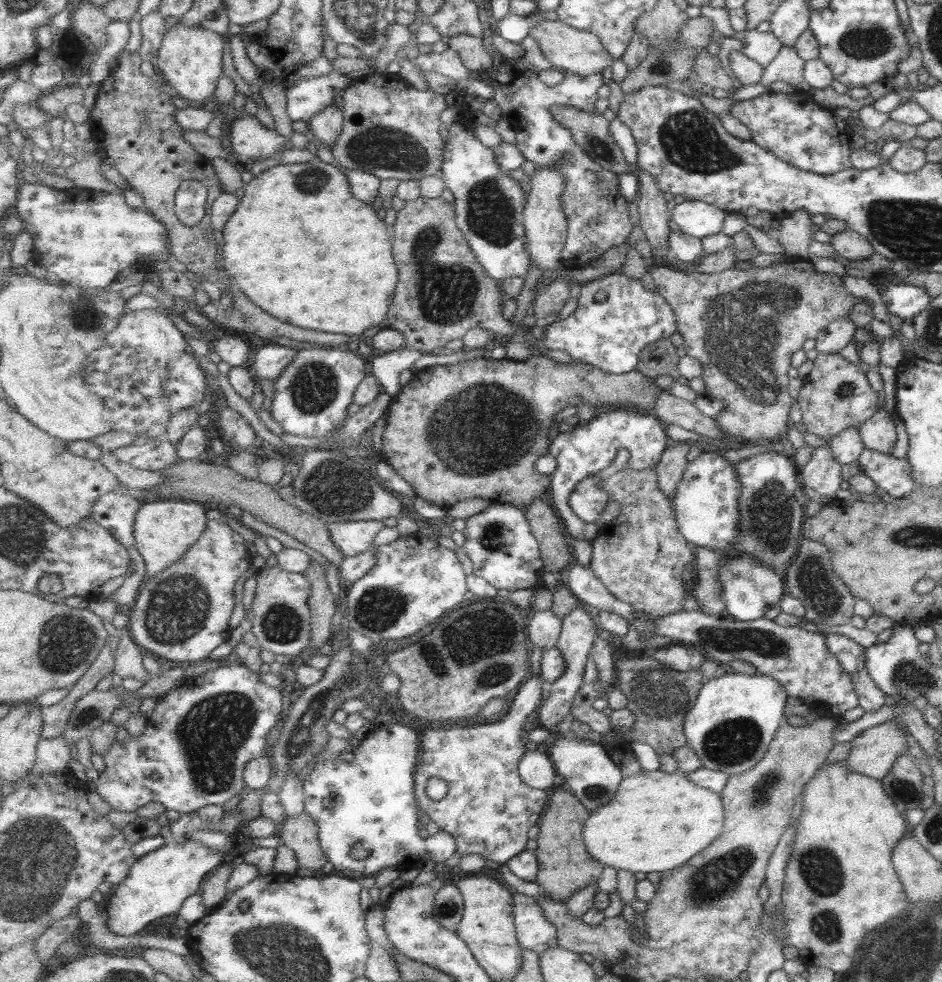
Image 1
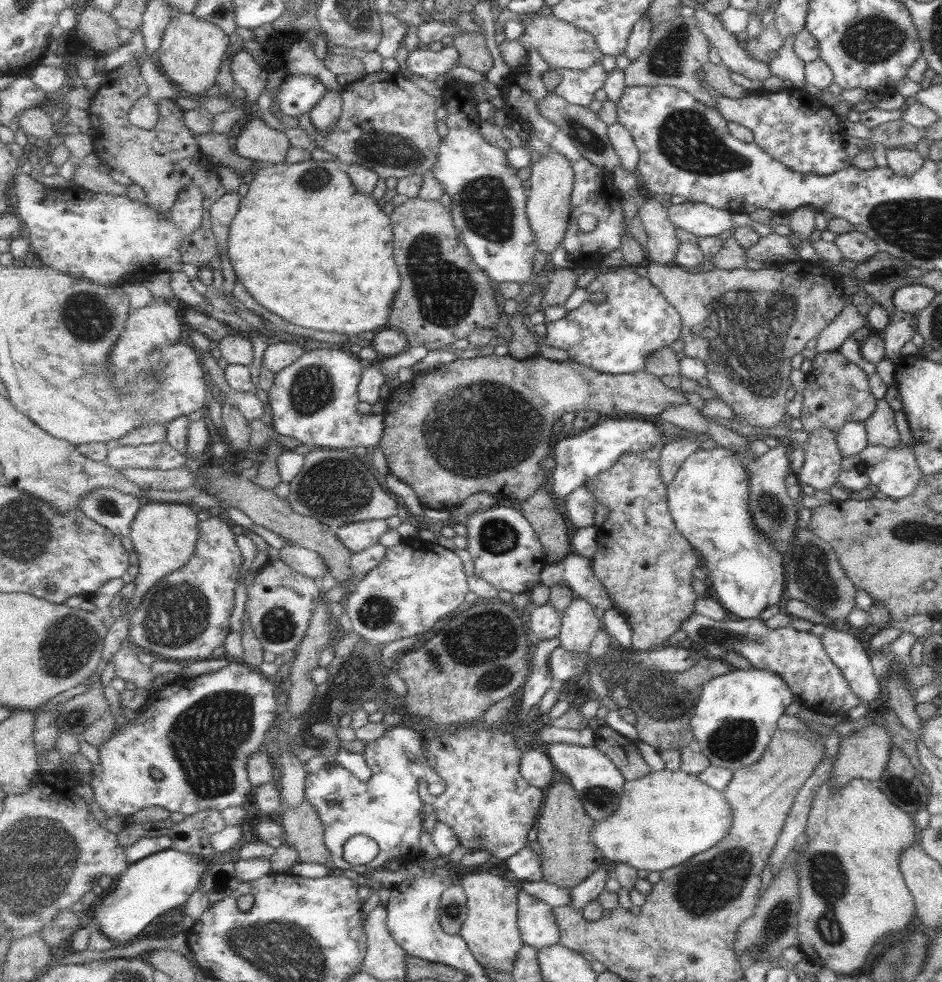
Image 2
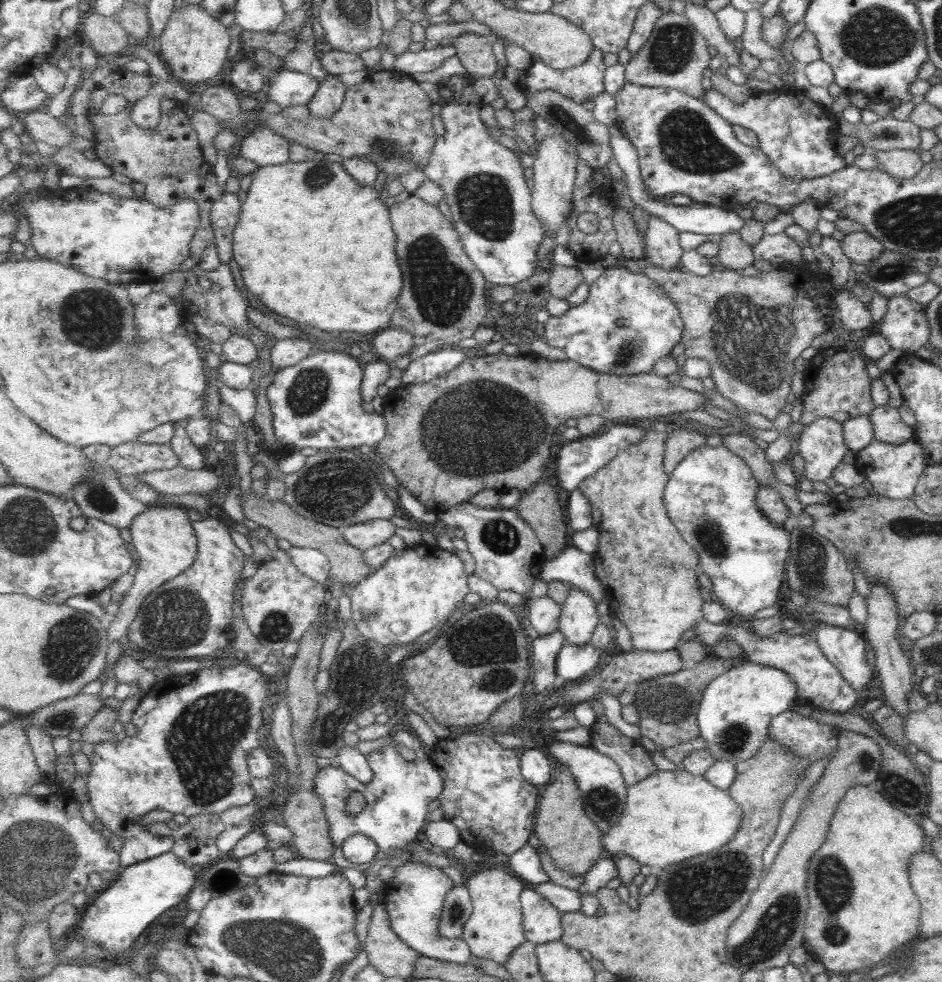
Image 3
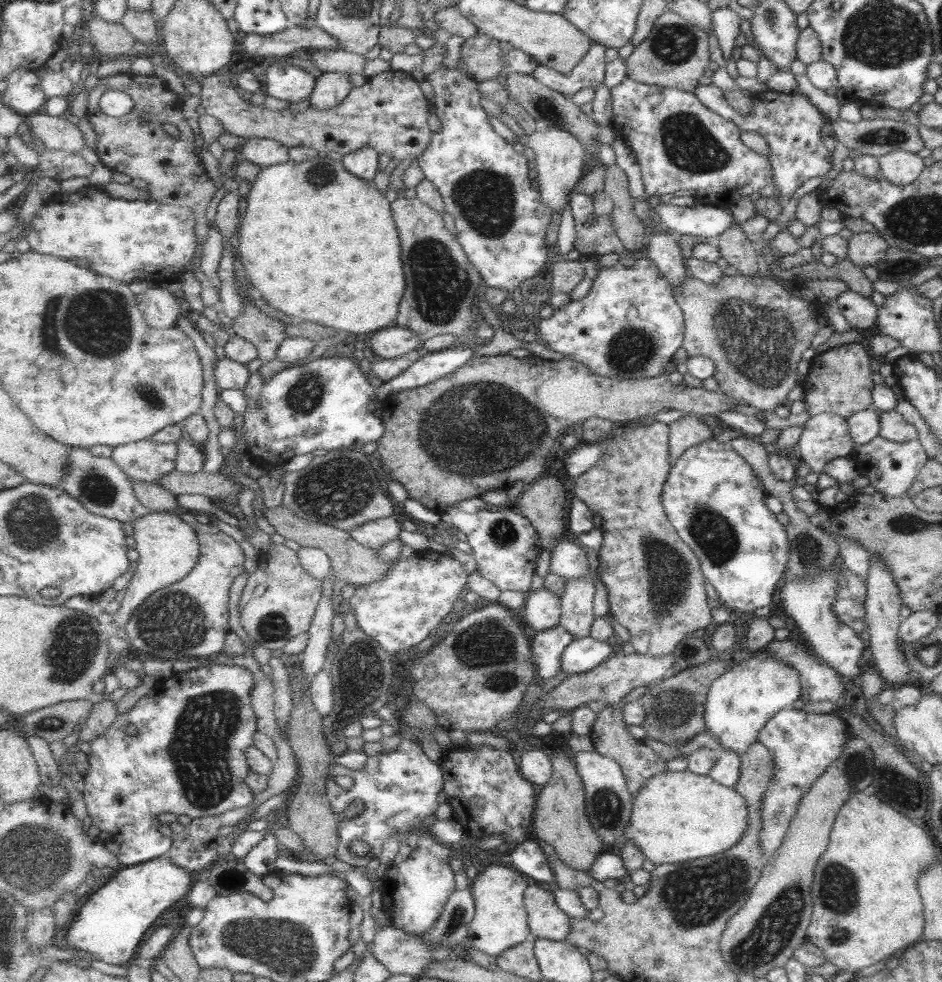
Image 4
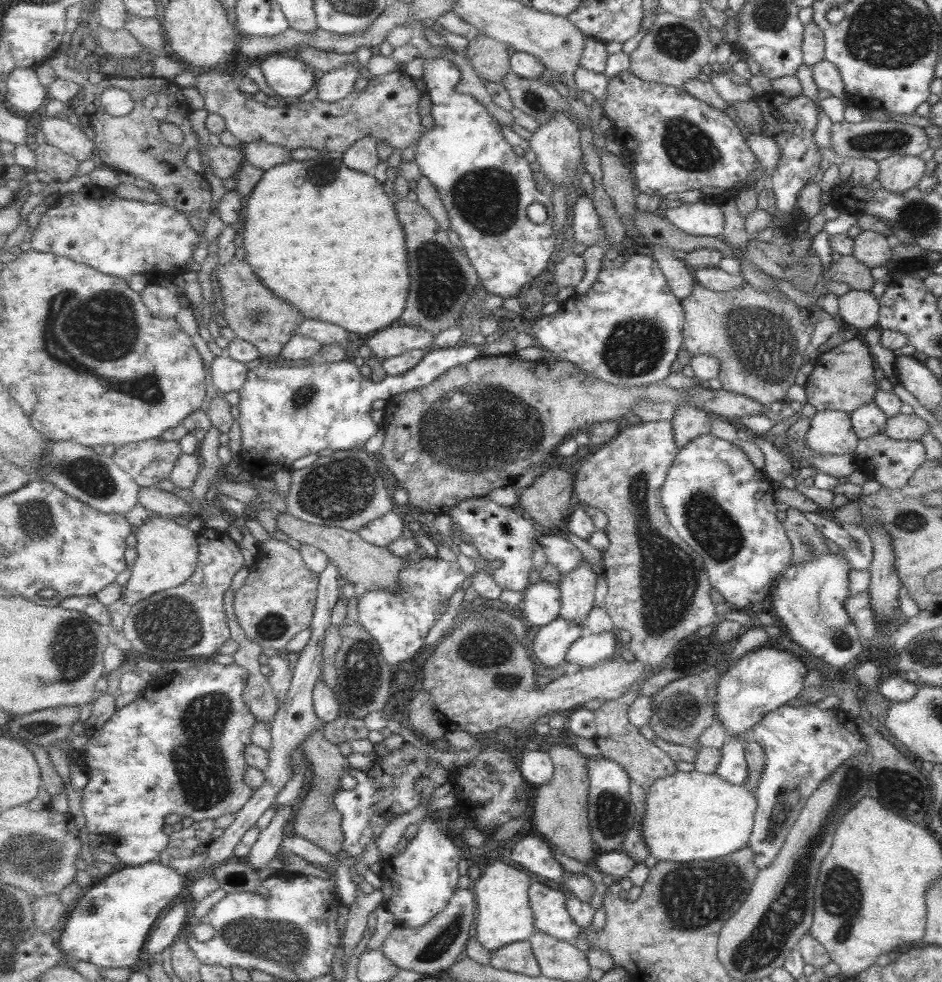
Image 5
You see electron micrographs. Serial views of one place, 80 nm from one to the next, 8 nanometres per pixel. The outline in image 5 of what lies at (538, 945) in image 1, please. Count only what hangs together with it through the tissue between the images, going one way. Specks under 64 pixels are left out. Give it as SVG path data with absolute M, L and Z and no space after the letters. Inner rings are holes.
M541 883L530 886L530 905L534 909L536 932L547 932L561 940L574 942L582 928L567 908L567 890L554 890Z

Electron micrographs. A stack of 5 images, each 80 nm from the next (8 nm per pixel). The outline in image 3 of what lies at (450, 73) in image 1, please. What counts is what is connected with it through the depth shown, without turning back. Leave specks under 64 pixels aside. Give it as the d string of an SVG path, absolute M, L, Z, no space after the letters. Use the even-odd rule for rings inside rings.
M452 44L439 45L434 49L421 49L417 52L407 51L395 57L394 68L407 74L435 72L447 58L457 54L457 49Z

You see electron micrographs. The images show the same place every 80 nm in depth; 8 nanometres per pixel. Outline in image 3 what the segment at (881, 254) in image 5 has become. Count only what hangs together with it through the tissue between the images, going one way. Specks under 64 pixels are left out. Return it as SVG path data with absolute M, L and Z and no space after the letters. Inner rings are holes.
M864 230L850 232L840 240L842 253L855 264L867 265L884 250L882 244Z

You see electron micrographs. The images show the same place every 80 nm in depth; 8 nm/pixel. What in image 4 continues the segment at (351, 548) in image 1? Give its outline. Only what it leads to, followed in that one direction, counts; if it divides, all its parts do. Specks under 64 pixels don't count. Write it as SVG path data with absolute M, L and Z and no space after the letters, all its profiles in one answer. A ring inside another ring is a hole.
M389 516L354 528L350 530L350 535L358 544L379 550L391 541L397 540L401 530L403 530L401 523Z

